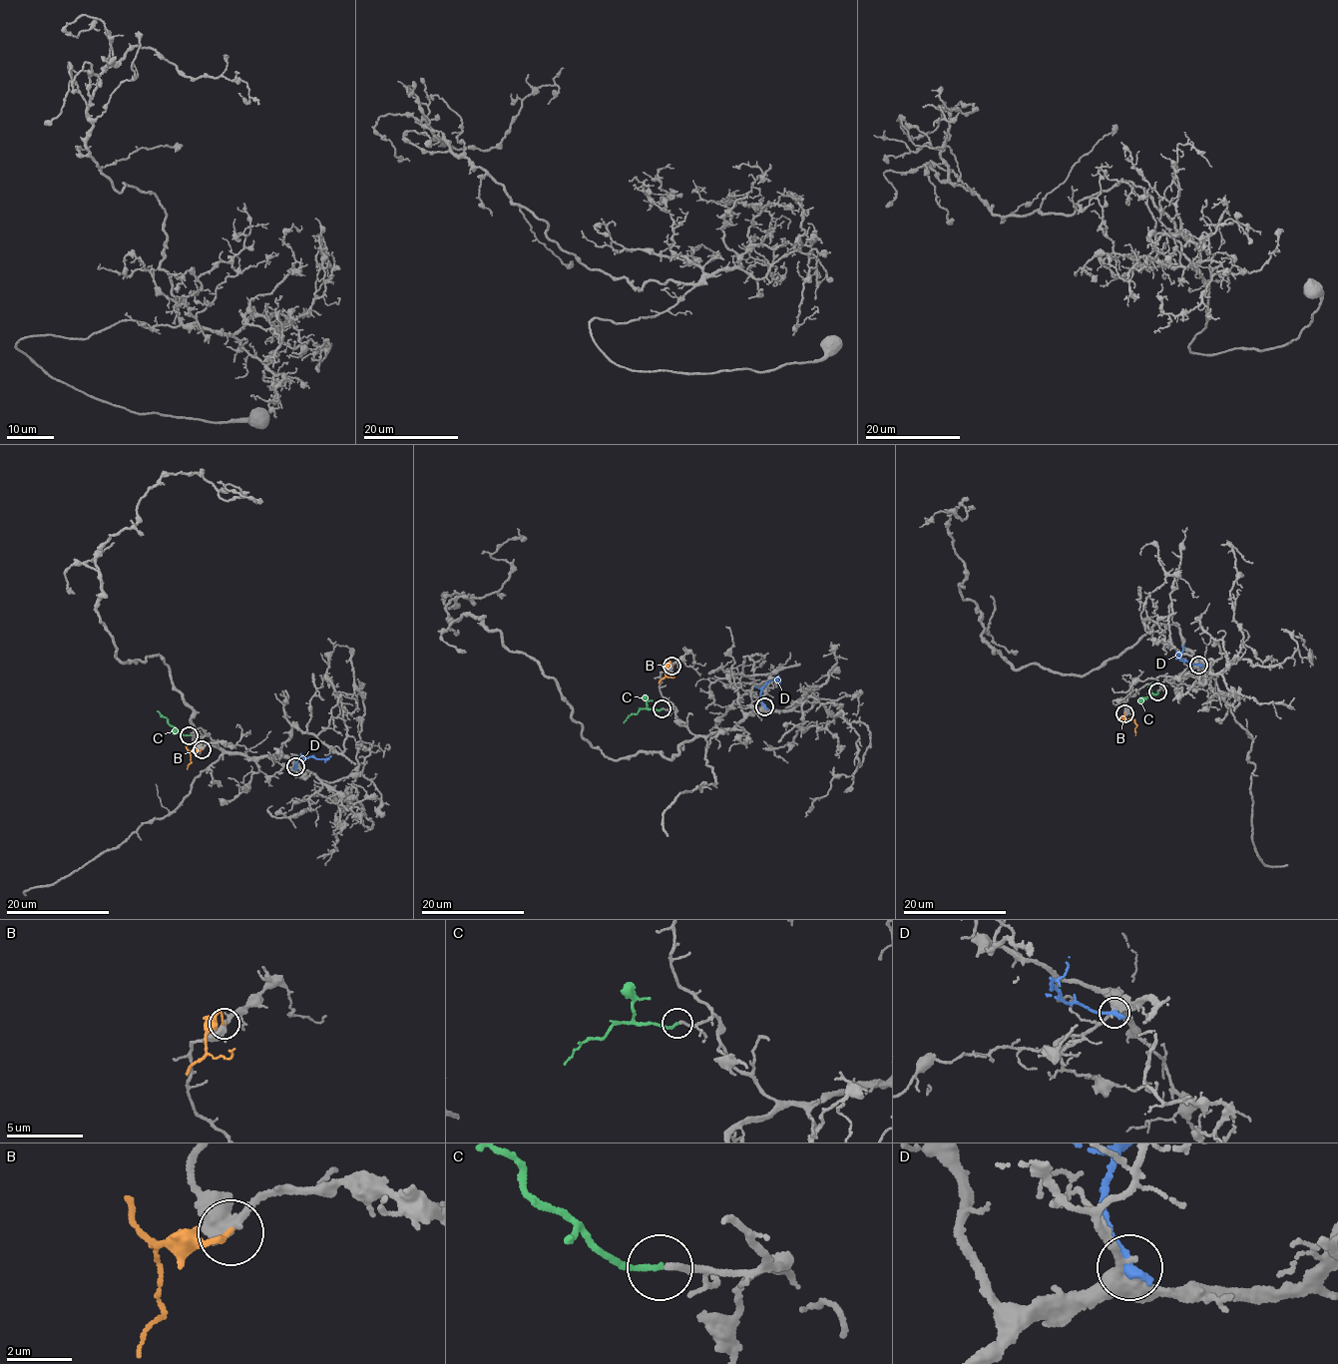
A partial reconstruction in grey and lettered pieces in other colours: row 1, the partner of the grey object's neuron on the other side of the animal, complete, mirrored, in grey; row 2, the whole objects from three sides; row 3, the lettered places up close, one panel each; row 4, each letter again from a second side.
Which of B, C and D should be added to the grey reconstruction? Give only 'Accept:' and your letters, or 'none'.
Accept: C

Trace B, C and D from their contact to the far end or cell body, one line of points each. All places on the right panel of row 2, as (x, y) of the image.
B: (1124, 713), (1121, 718), (1130, 718), (1137, 725), (1135, 734)
C: (1157, 691), (1153, 695), (1148, 693), (1152, 682)
D: (1198, 665), (1181, 660), (1177, 654), (1184, 646)

